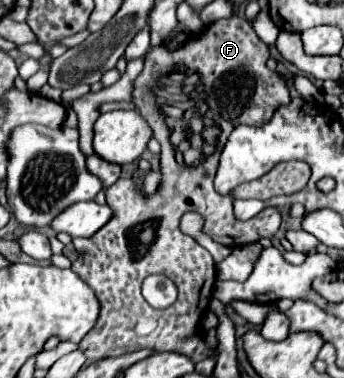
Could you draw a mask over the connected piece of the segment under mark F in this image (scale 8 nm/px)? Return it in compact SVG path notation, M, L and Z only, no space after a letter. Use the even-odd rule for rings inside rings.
M234 16L228 20L218 20L208 24L200 34L190 34L188 40L180 46L170 50L168 46L160 44L148 50L144 58L144 70L134 80L132 102L146 118L150 128L154 130L154 138L160 142L160 172L162 180L158 192L154 196L146 196L138 192L132 178L120 178L106 190L106 204L112 210L112 218L90 238L72 238L72 244L78 252L78 260L72 262L72 270L96 292L102 304L100 318L96 326L90 330L88 336L80 342L86 358L102 360L110 356L122 356L128 352L136 352L142 348L174 350L186 354L192 362L200 362L204 356L216 356L216 350L210 352L202 338L200 316L208 308L212 300L212 286L216 280L214 261L208 261L208 252L192 238L182 234L180 218L194 210L204 218L202 230L214 240L224 246L236 248L240 244L258 242L260 238L272 238L280 228L282 217L276 208L266 208L252 220L236 220L232 212L232 196L222 195L214 190L214 174L218 166L220 152L230 136L230 132L238 124L258 126L268 122L274 114L276 106L282 106L290 100L290 84L288 80L276 72L268 70L266 60L270 56L270 48L256 36L252 24L244 16ZM150 274L164 274L178 286L178 300L168 306L166 310L152 308L140 288L146 276Z

